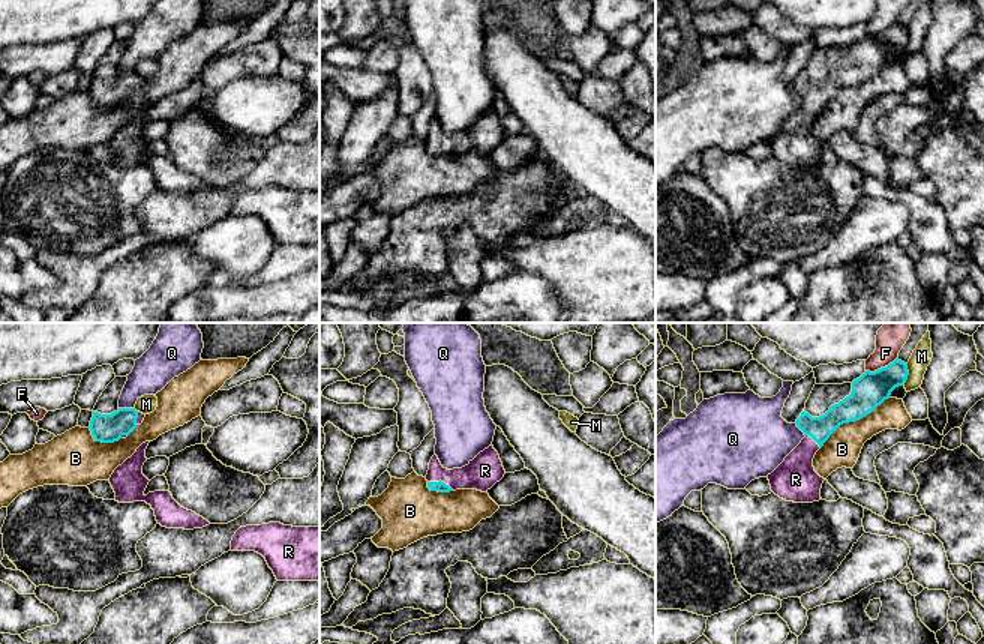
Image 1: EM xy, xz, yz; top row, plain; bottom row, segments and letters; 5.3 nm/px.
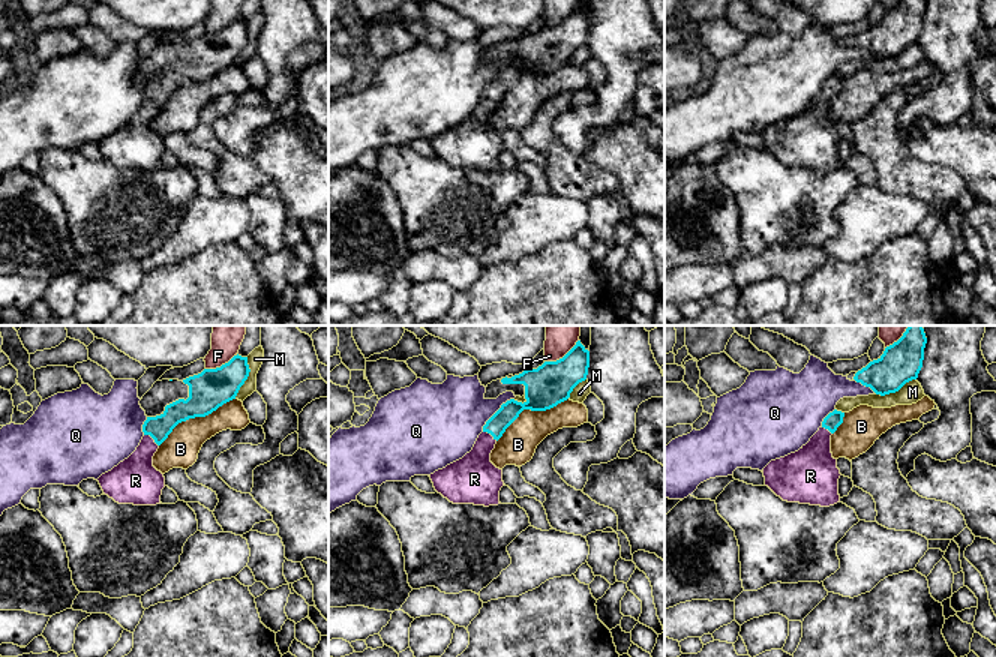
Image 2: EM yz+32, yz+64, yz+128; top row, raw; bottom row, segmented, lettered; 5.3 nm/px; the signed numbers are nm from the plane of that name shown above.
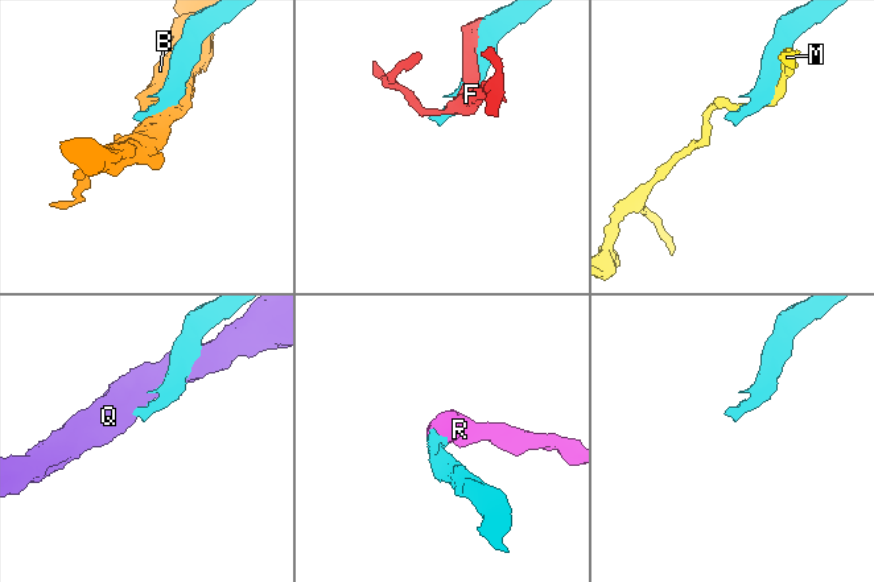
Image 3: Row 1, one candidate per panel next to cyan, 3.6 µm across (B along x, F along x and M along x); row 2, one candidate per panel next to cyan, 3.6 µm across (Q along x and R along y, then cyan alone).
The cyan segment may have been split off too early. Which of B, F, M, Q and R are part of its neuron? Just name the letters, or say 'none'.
R

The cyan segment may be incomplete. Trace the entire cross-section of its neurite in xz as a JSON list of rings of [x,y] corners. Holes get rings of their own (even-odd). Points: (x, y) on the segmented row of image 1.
[[[494,446],[480,452],[468,465],[447,470],[436,455],[429,462],[426,474],[428,488],[438,492],[456,489],[477,489],[486,492],[506,474],[502,462]]]

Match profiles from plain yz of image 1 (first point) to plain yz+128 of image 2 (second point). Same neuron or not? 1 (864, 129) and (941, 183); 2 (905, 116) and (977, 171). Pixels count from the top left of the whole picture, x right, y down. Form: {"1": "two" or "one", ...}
{"1": "one", "2": "two"}

